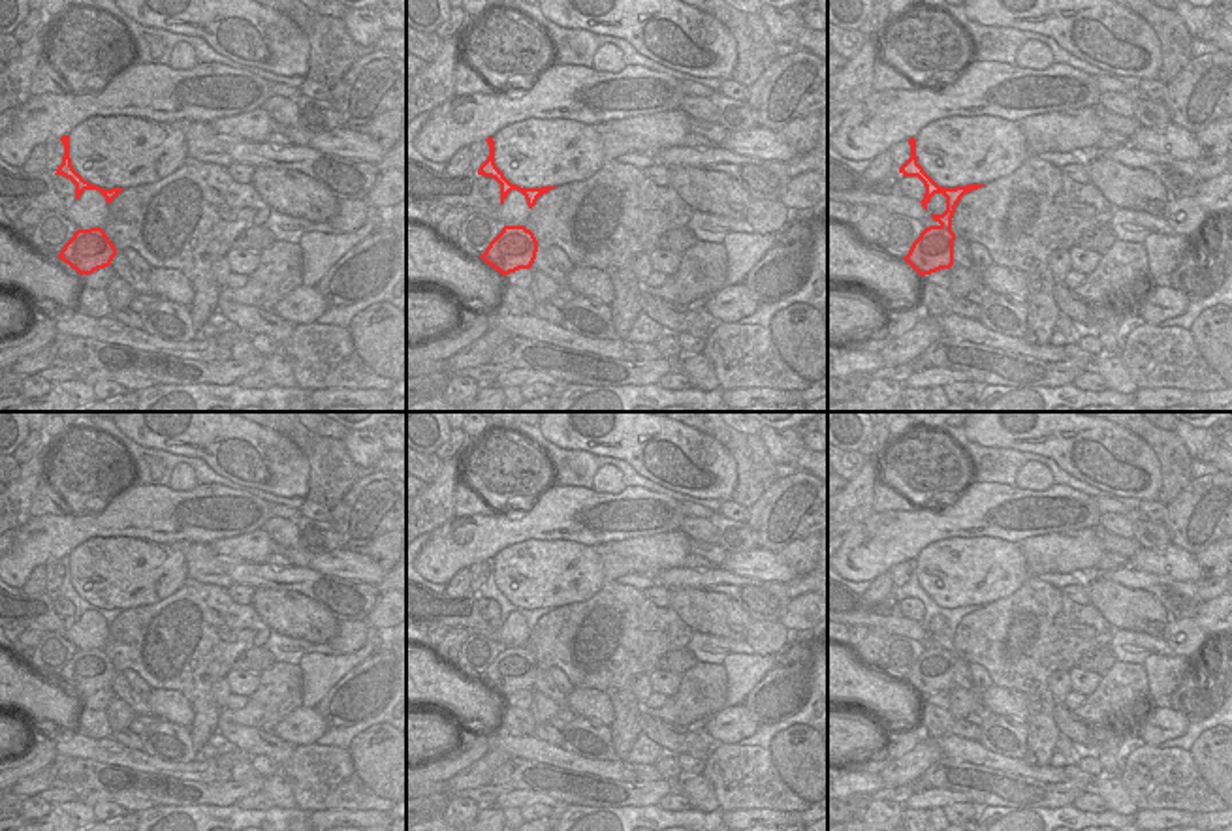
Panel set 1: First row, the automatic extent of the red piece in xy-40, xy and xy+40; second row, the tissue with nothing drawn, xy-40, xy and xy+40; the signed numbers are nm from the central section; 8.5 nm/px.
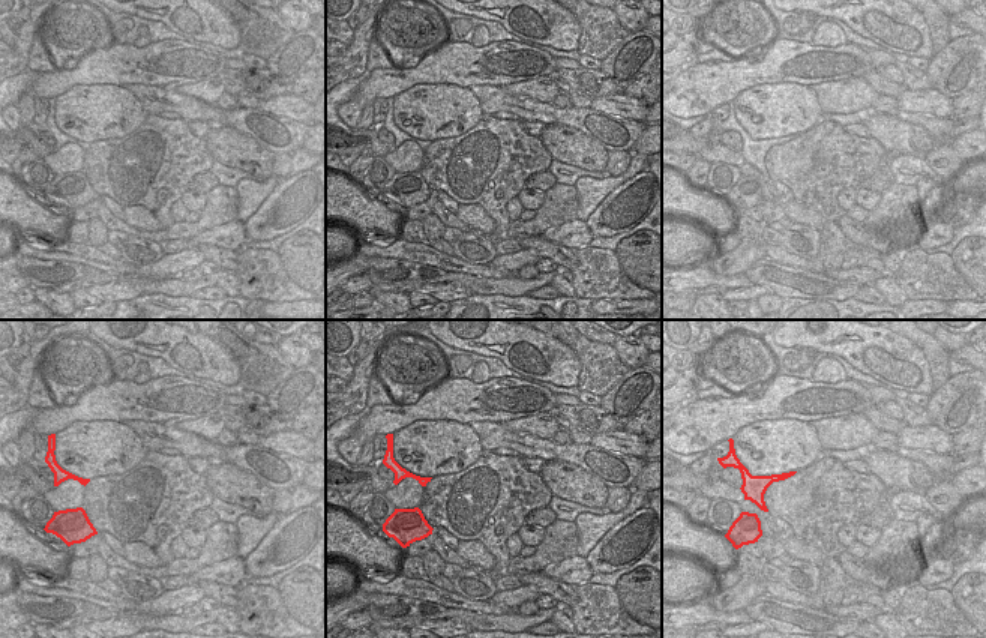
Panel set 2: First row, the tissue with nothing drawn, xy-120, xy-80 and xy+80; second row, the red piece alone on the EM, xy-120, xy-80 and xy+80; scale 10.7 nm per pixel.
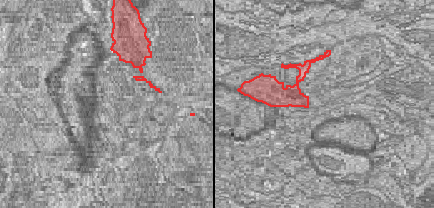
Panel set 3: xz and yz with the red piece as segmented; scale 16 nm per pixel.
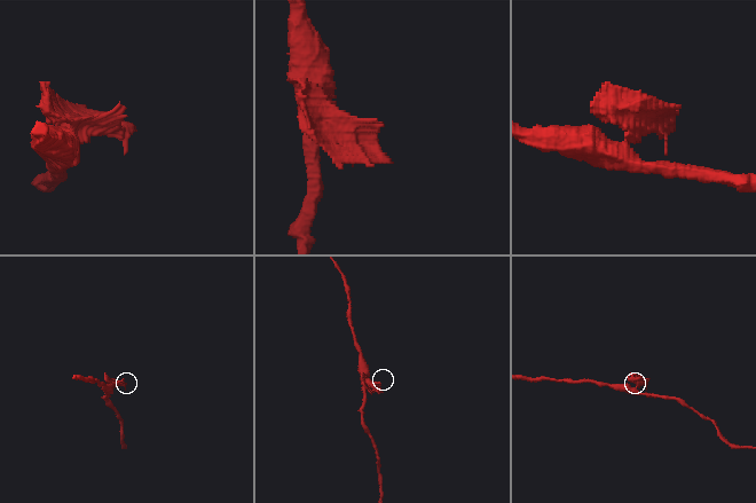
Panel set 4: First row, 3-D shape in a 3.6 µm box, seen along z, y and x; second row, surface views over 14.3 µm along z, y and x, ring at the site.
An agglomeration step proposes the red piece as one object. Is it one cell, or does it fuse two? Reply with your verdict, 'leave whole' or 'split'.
split

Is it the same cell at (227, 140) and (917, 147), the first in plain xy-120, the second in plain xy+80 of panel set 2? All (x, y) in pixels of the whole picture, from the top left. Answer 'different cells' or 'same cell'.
same cell

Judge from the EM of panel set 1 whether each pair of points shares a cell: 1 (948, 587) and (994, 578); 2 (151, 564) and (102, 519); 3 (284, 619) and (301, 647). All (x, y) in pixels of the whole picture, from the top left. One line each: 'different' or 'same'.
1: same
2: different
3: different

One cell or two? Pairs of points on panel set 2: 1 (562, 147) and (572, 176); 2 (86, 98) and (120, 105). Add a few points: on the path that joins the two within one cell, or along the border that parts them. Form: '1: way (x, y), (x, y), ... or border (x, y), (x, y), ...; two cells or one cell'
1: border (553, 158), (602, 173); two cells
2: way (95, 105), (111, 105); one cell

